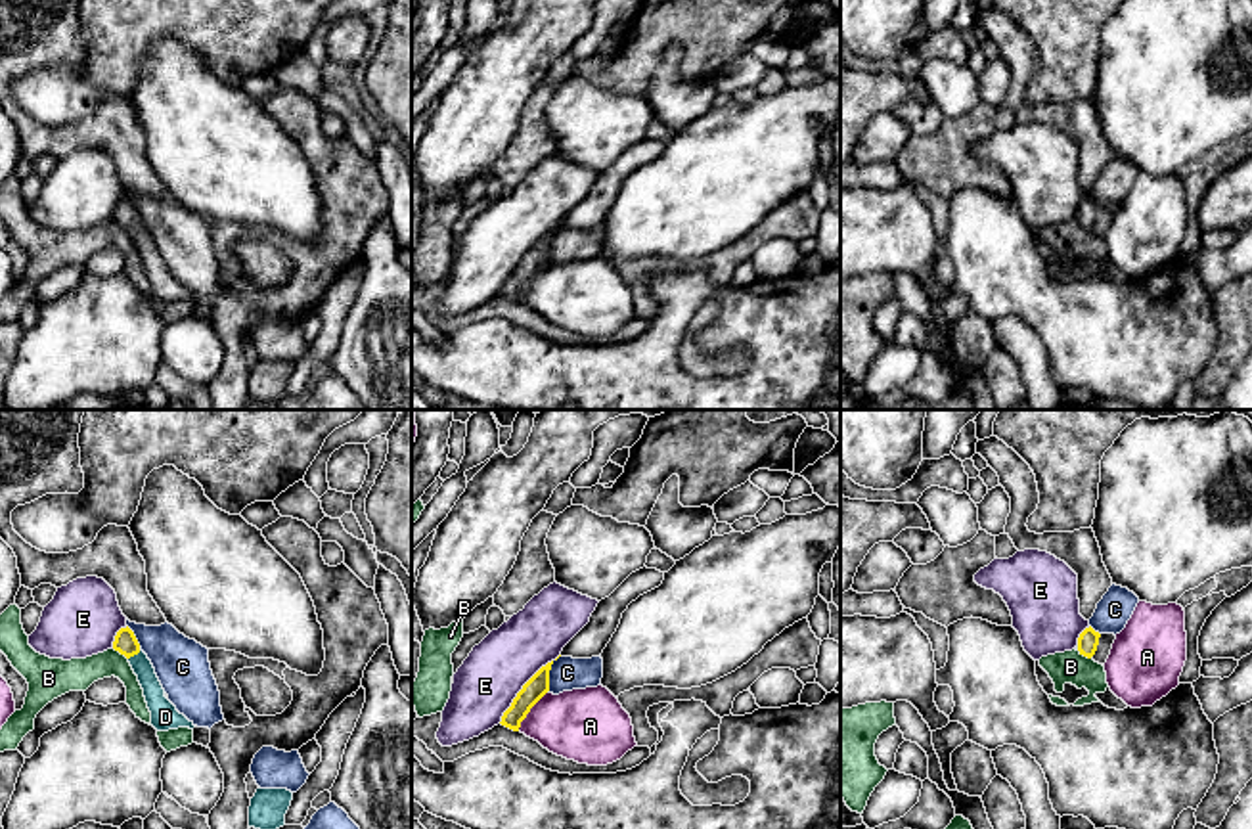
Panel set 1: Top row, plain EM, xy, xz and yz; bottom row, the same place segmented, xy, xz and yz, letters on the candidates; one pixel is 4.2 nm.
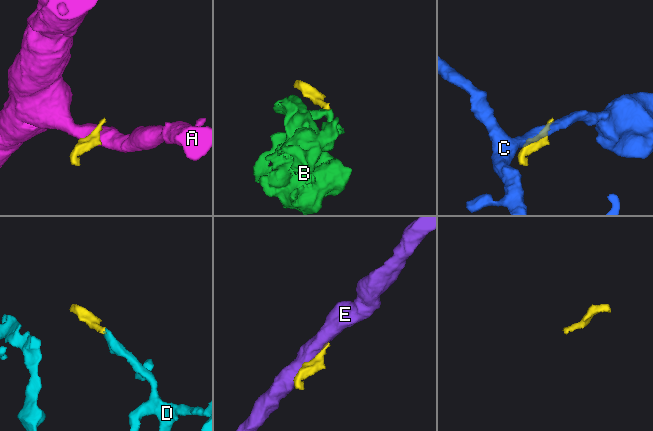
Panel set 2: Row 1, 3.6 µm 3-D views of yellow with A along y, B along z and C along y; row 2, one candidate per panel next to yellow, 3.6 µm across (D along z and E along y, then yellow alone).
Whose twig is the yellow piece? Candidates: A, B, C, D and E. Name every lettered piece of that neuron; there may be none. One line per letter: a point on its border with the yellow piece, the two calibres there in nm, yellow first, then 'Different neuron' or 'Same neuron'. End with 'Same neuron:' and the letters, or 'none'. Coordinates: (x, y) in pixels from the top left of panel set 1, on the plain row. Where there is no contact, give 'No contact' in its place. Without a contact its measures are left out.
A: Touches yellow at xz (529, 282). Thickness 90 nm (yellow) against 300 nm. Different neuron
B: Touches yellow at xy (121, 224). Thickness 100 nm (yellow) against 140 nm. Different neuron
C: Touches yellow at xz (548, 246). Thickness 90 nm (yellow) against 140 nm. Different neuron
D: Touches yellow at xy (134, 224). Thickness 100 nm (yellow) against 90 nm. Same neuron
E: Touches yellow at xz (523, 257). Thickness 90 nm (yellow) against 260 nm. Different neuron
Same neuron: D

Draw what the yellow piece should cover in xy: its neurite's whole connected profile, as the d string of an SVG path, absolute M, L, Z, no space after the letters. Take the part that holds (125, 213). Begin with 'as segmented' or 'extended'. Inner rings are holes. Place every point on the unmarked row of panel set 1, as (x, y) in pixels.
extended; M128 197L117 203L113 220L128 230L134 245L138 247L147 280L151 283L151 297L157 302L195 299L193 293L180 285L176 278L165 268L165 260L155 245L151 232L142 222L134 203Z

